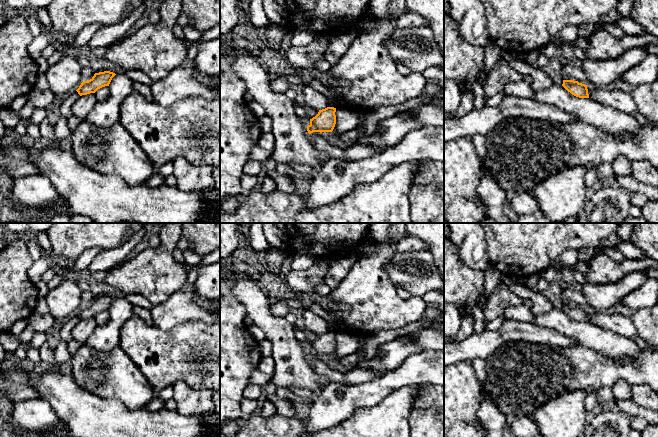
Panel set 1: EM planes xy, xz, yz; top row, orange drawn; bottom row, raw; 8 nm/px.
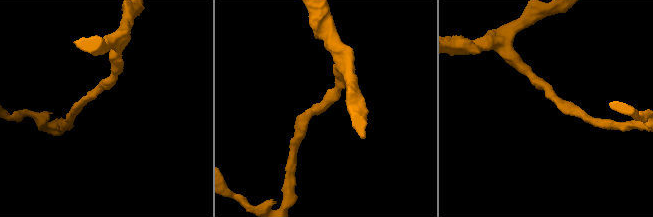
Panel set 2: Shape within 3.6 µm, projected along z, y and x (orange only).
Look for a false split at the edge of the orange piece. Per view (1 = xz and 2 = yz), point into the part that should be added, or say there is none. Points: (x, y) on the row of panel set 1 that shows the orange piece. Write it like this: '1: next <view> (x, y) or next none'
1: next none
2: next none

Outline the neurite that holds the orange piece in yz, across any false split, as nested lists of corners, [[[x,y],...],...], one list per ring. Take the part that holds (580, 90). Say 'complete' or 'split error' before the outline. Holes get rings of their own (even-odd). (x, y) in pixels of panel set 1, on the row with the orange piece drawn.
complete; [[[563,80],[562,86],[572,95],[579,98],[589,98],[587,85],[574,80]]]

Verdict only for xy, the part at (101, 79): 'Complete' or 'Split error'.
Complete

